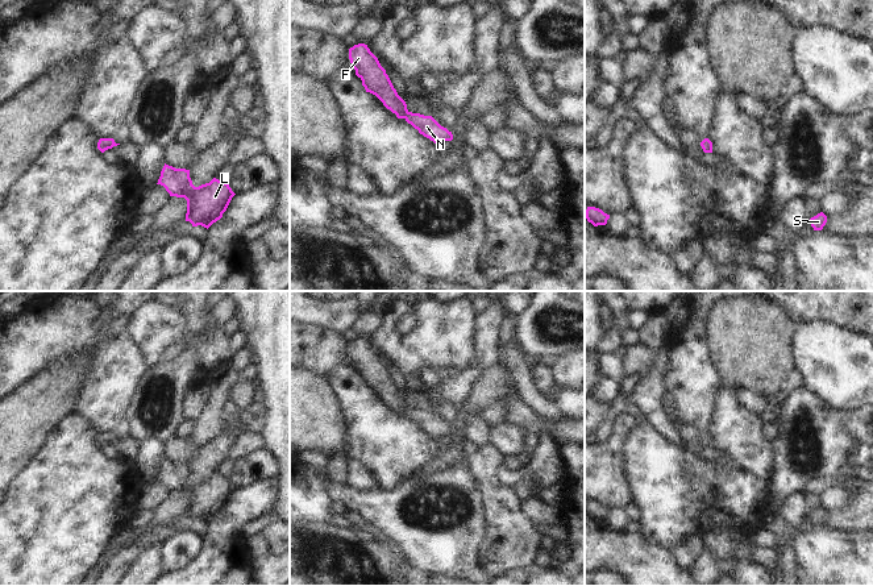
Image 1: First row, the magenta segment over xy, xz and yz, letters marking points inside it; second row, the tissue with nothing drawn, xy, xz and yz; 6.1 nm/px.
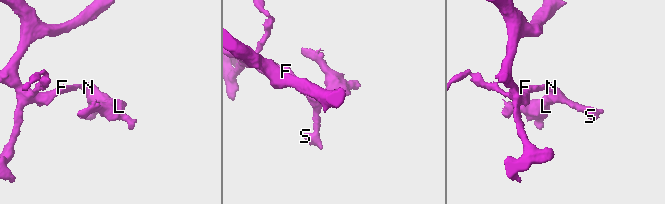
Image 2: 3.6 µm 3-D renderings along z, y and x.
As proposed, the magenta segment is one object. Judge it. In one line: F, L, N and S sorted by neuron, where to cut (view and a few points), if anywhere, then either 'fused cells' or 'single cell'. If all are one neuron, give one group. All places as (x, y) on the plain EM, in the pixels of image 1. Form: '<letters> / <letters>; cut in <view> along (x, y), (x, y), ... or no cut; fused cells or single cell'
F L N S; no cut; single cell

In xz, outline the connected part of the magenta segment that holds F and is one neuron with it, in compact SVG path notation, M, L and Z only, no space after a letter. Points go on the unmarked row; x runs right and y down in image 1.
M358 338L350 342L349 354L366 387L375 390L398 413L404 413L435 439L453 435L452 427L441 421L432 411L412 408L407 404L406 396L398 390L386 365L367 340Z

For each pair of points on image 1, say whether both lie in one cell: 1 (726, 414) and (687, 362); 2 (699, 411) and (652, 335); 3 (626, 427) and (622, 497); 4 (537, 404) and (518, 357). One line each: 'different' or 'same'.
1: different
2: different
3: same
4: same

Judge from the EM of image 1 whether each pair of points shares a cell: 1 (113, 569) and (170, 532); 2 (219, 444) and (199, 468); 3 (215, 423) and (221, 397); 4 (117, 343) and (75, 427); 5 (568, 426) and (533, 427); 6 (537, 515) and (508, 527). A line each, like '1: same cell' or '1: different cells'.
1: same cell
2: same cell
3: same cell
4: different cells
5: same cell
6: different cells

